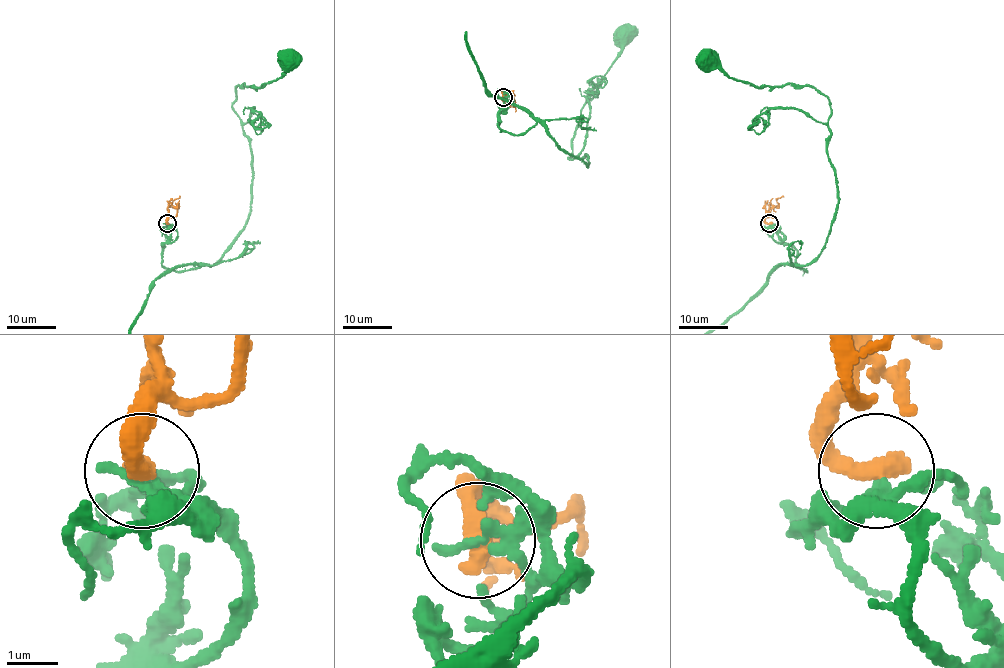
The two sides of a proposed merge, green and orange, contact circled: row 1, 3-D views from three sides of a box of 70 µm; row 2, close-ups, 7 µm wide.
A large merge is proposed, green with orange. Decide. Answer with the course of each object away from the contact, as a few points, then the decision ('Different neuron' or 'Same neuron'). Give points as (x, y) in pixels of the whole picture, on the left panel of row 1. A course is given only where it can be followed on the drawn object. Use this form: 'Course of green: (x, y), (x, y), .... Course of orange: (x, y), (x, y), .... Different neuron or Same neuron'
Course of green: (167, 224), (161, 264), (177, 271), (212, 265), (243, 228), (250, 139), (232, 102), (285, 59). Course of orange: (167, 223), (167, 208), (179, 196). Different neuron

